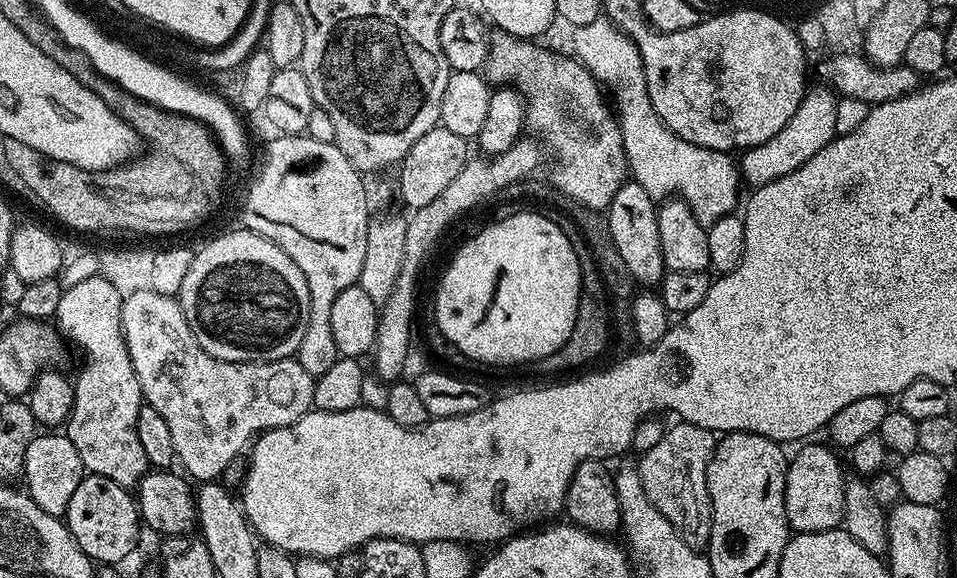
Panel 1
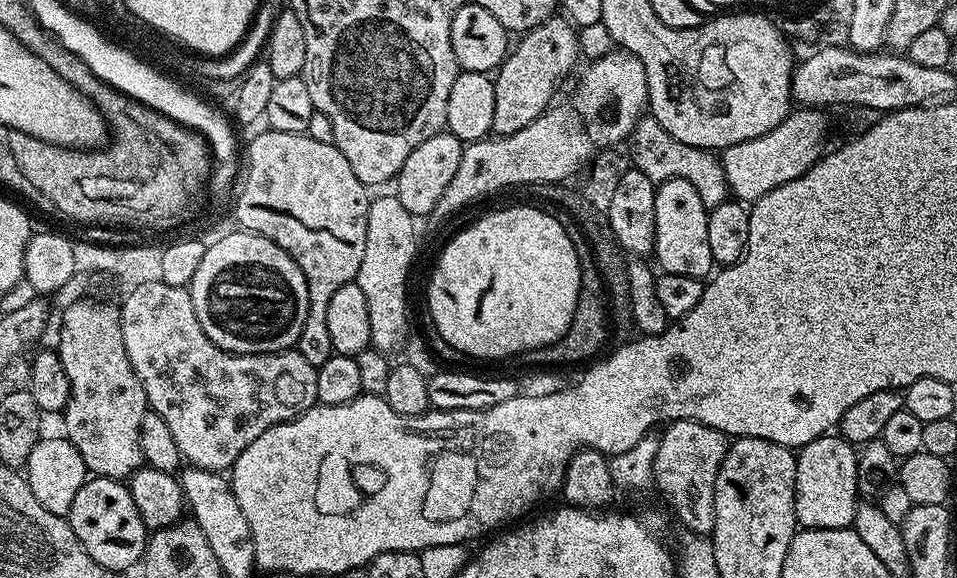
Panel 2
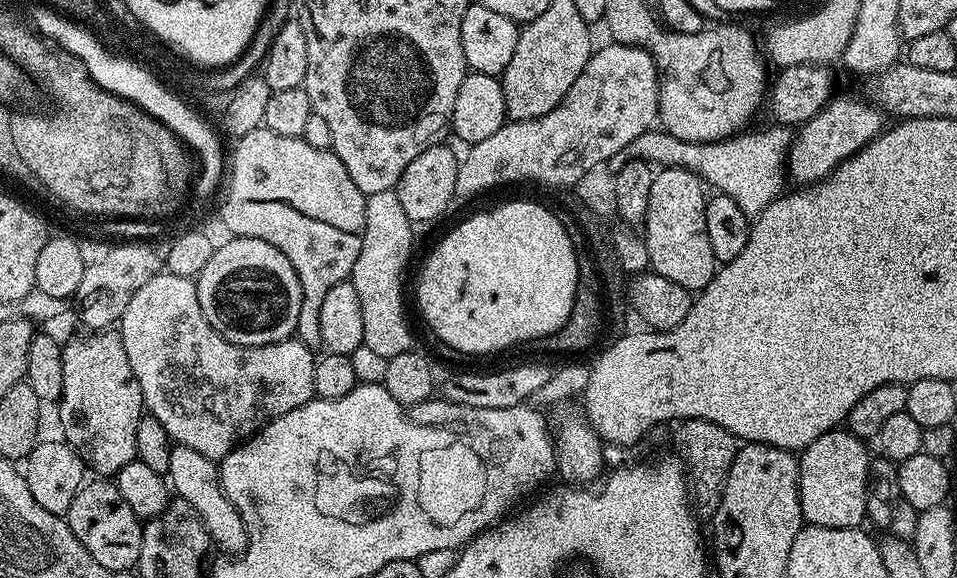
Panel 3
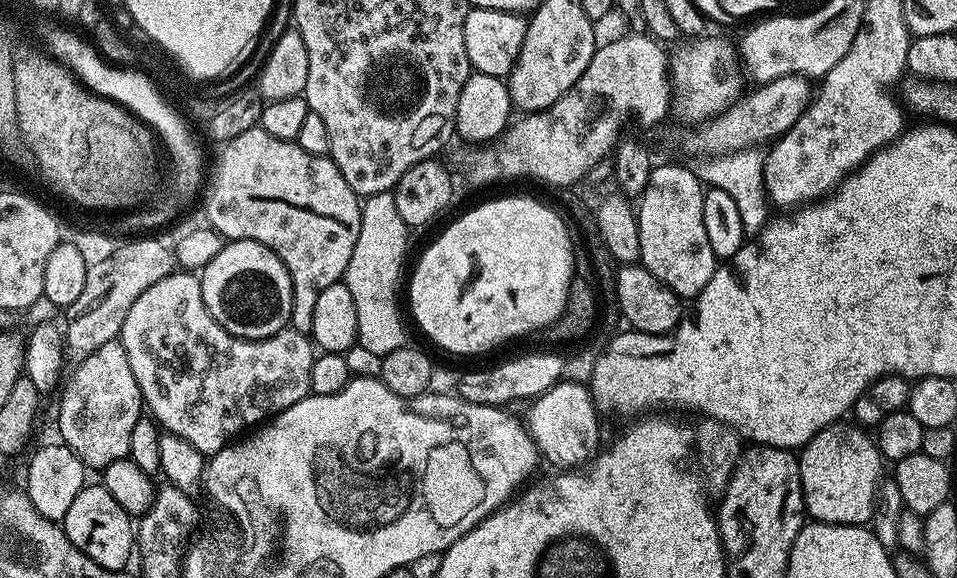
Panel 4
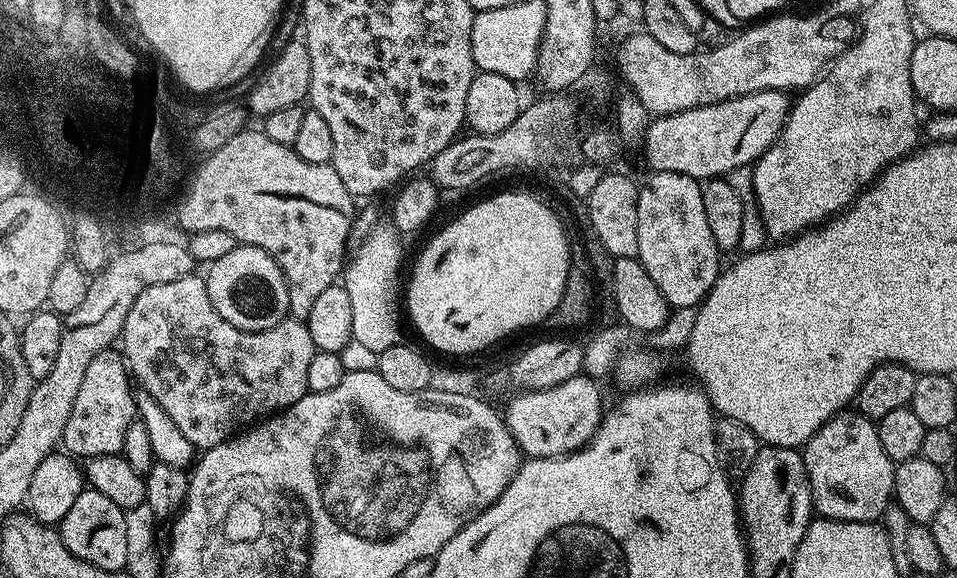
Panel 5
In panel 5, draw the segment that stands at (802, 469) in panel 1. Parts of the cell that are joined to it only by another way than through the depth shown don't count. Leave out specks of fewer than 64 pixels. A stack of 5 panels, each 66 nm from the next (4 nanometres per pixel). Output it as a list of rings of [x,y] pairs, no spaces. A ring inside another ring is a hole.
[[[859,411],[831,416],[803,445],[802,455],[815,511],[830,520],[876,522],[890,505],[896,487],[893,460],[882,450],[876,424]]]

